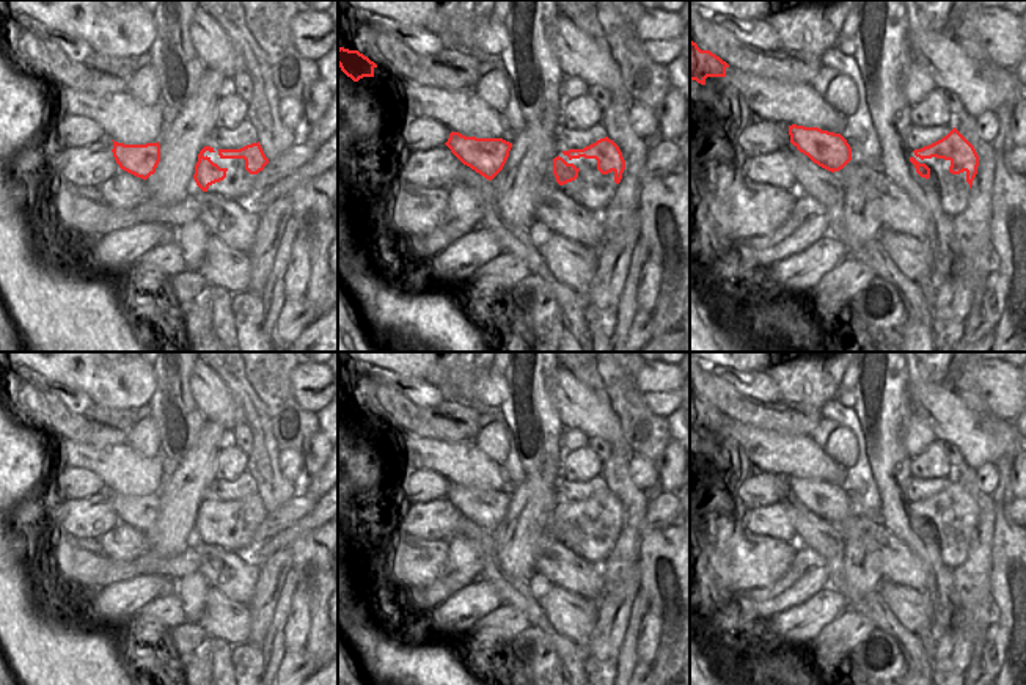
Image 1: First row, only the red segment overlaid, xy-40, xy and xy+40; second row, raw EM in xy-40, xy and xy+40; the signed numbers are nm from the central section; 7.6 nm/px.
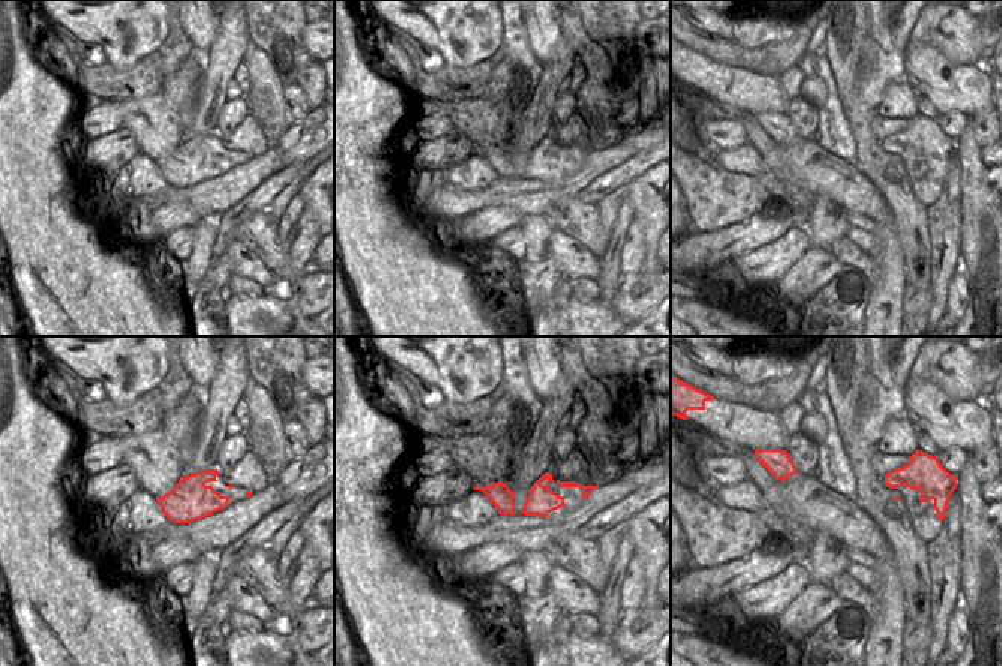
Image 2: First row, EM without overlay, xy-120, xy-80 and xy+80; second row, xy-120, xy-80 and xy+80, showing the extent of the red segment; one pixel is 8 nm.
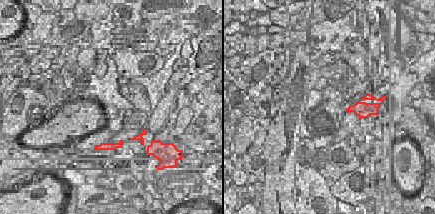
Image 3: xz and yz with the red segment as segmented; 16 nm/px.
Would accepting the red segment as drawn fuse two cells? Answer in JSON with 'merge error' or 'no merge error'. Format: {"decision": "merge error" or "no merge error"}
{"decision": "no merge error"}

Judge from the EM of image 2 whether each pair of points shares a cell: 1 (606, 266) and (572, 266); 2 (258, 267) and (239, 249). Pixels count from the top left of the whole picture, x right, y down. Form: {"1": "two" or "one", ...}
{"1": "two", "2": "one"}

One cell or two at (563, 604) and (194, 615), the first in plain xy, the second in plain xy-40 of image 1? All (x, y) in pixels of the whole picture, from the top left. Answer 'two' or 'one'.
two

